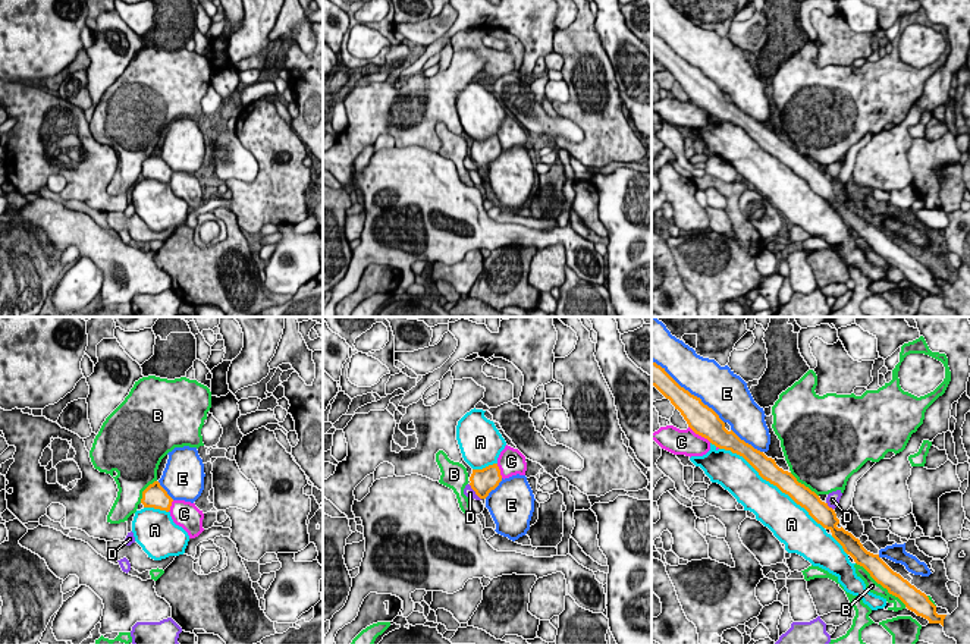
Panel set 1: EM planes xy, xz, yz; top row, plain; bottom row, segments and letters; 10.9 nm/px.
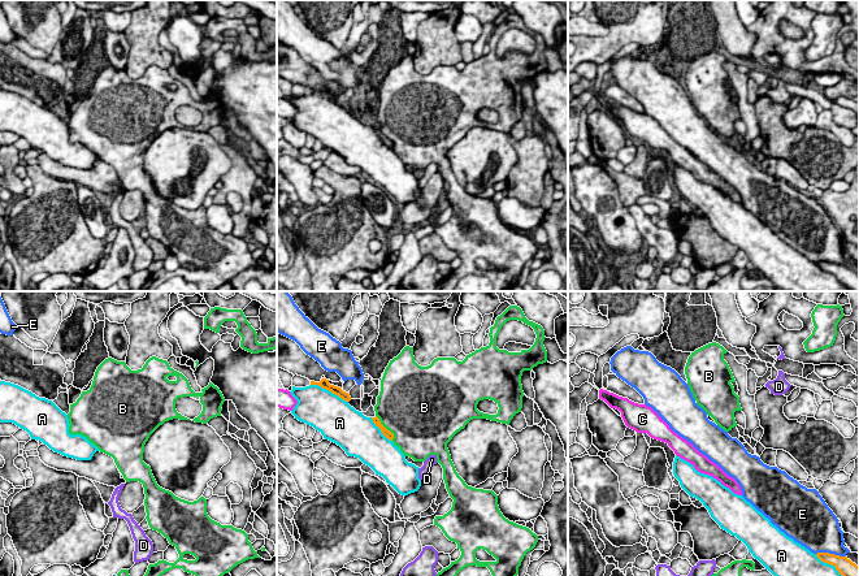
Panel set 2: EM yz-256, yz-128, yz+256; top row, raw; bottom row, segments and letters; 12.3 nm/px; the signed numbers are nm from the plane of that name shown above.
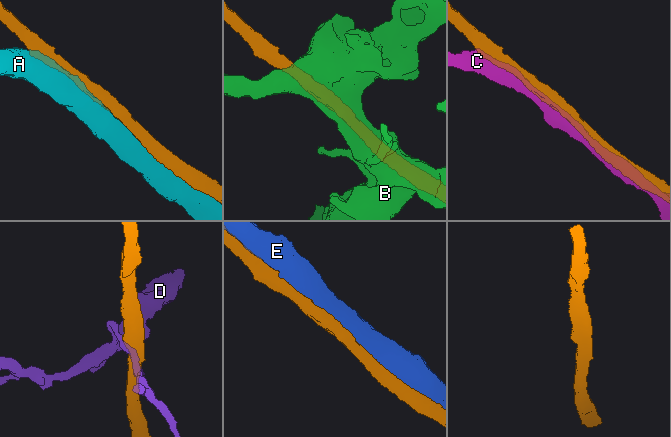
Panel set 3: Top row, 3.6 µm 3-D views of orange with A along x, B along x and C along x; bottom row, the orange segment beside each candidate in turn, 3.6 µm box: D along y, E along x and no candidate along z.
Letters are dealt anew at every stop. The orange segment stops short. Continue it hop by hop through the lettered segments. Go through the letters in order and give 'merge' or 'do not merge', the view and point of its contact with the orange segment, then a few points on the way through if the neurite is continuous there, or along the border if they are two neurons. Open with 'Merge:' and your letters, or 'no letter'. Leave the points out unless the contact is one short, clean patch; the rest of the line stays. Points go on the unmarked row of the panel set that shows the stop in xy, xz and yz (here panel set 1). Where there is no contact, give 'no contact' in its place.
Merge: E
A: do not merge | yz (772, 154)
B: do not merge | yz (881, 255)
C: do not merge | yz (700, 106)
D: do not merge | xz (474, 162) | along xz (468, 156), (480, 170)
E: merge | yz (687, 62)

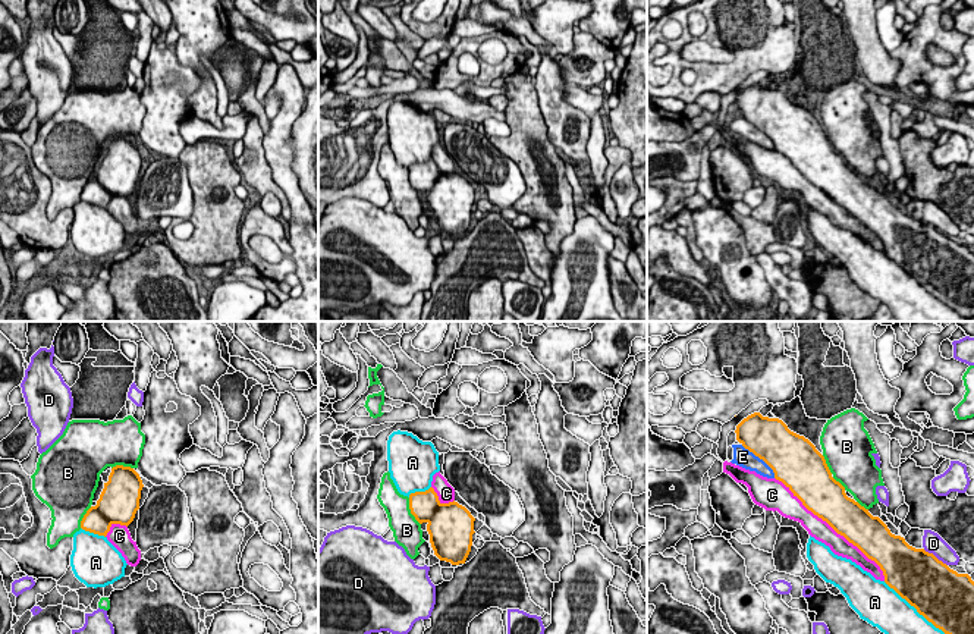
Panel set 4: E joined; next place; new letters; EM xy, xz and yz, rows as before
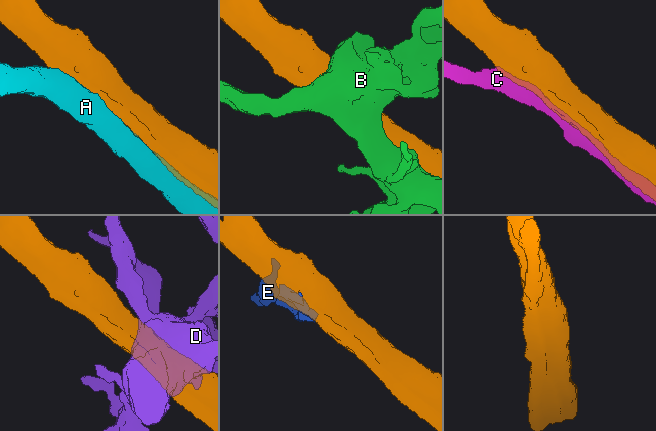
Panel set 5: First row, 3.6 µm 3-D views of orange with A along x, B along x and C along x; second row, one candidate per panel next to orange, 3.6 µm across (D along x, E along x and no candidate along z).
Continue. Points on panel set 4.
Merge: no letter
A: do not merge | yz (926, 289)
B: do not merge | xz (411, 182)
C: do not merge | yz (833, 200)
D: do not merge | yz (933, 226)
E: do not merge | yz (760, 129)

